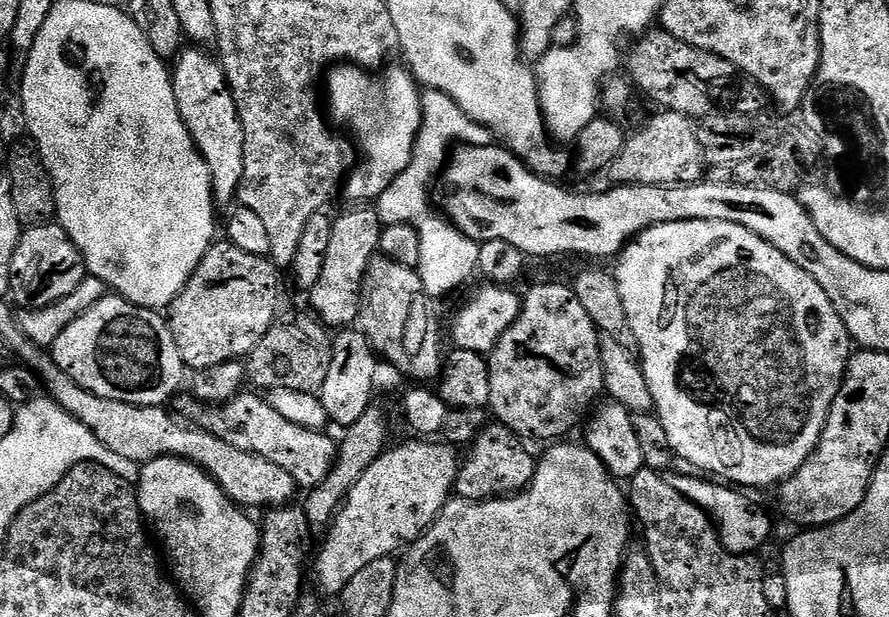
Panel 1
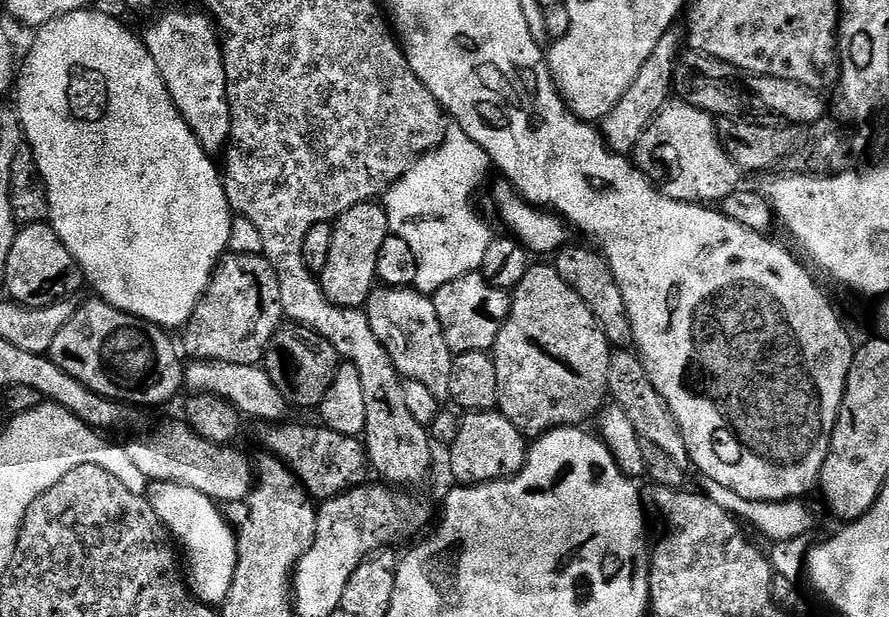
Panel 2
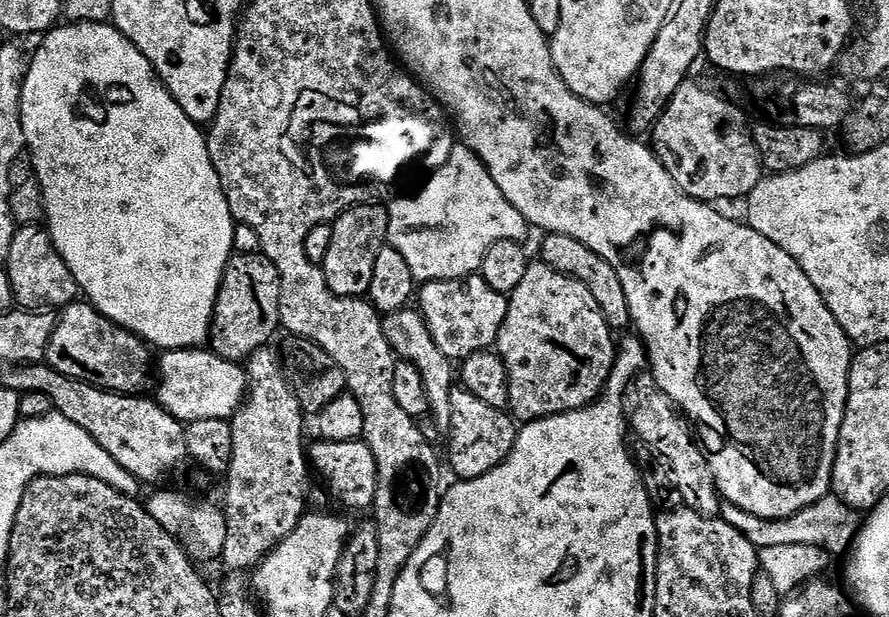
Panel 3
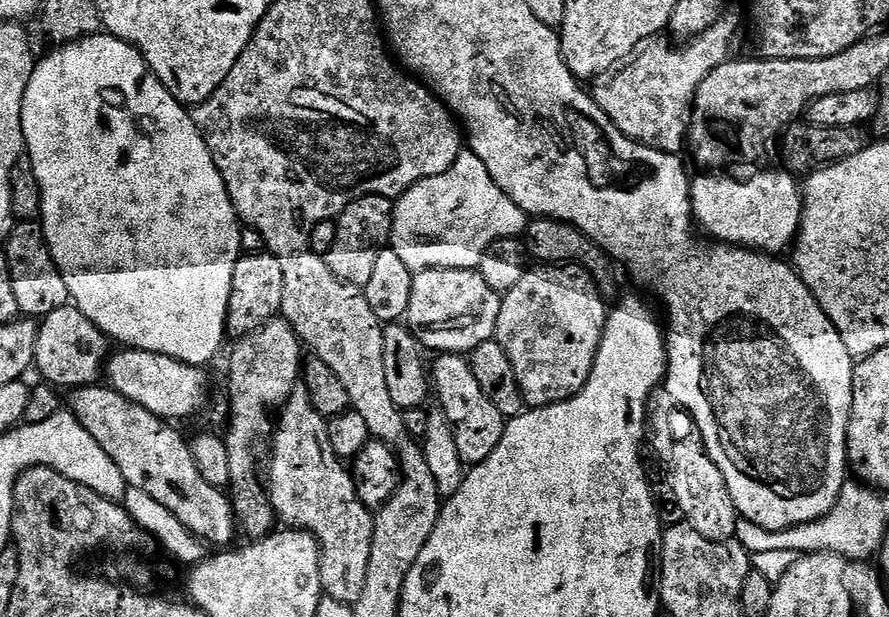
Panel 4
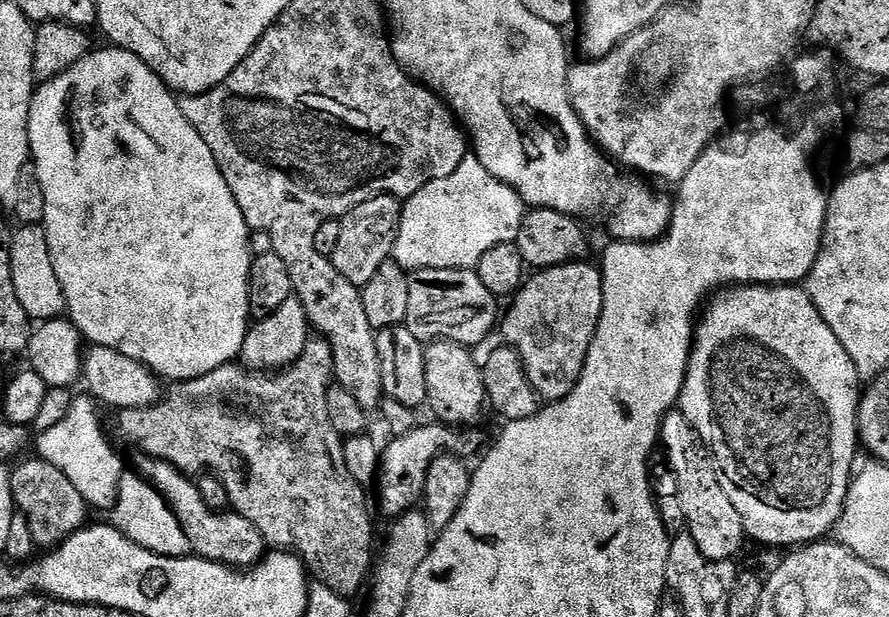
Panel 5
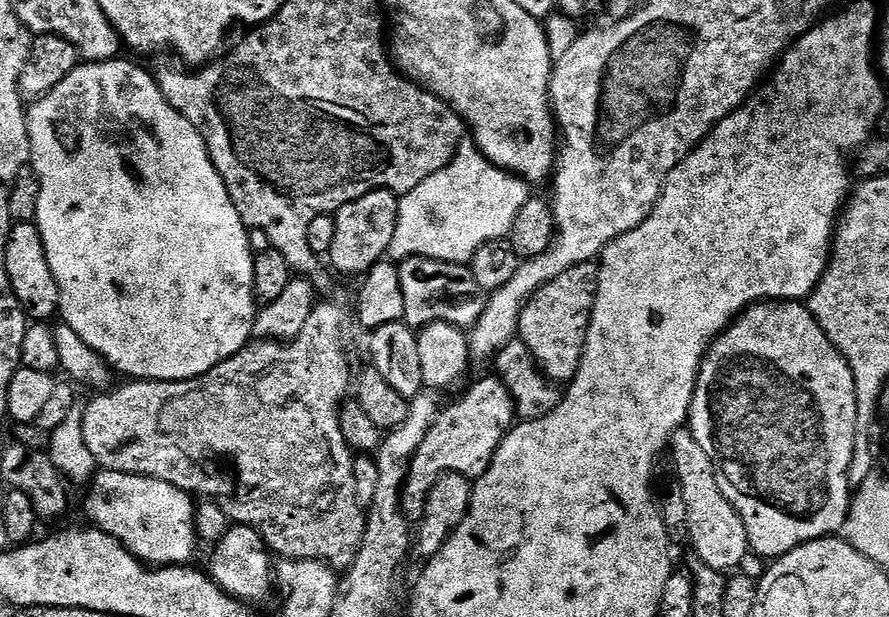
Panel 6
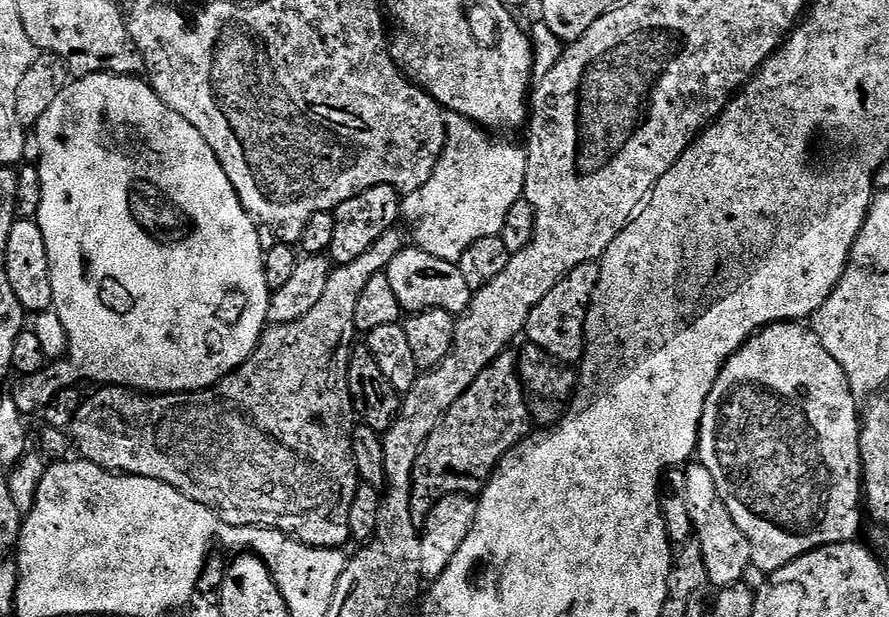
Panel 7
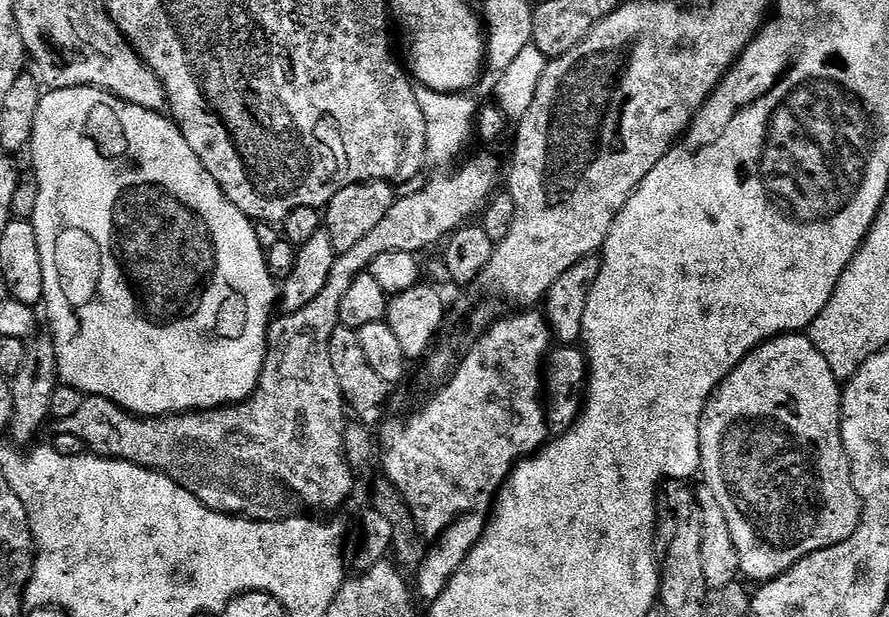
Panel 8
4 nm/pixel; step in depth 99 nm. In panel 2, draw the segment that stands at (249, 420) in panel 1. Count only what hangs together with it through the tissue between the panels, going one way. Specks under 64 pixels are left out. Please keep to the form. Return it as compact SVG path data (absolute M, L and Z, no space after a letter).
M288 423L269 427L272 429L264 436L264 444L268 447L265 449L295 474L313 501L333 500L336 496L343 496L349 488L365 483L364 475L369 475L370 465L367 451L357 437L338 434L315 423L314 425Z

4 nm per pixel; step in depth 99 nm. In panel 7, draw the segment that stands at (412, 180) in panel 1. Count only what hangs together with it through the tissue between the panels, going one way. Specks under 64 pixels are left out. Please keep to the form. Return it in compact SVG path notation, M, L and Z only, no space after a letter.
M455 114L447 117L448 137L444 143L442 154L434 166L434 174L418 190L407 193L402 200L402 220L412 227L415 247L426 254L434 254L434 258L442 258L451 264L457 263L462 254L478 238L490 238L500 235L506 222L506 214L510 214L510 206L521 200L526 186L526 162L528 153L523 147L511 144L508 140L495 140L480 125L465 116Z

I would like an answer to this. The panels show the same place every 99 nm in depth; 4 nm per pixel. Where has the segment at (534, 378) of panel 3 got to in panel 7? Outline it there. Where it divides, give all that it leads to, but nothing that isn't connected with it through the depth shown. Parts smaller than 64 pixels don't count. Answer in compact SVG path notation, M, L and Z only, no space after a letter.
M596 262L579 264L574 270L570 270L570 274L563 276L554 290L550 290L550 294L546 294L546 298L542 298L542 302L538 302L538 306L532 309L524 327L527 343L537 344L563 364L579 365L584 359L588 308L592 305L592 295L598 286L599 277L600 266Z

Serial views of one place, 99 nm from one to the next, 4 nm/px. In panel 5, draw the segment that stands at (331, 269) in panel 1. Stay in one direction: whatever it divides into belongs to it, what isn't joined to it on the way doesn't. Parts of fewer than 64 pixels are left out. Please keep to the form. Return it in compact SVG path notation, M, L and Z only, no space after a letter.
M390 195L372 196L361 204L353 204L352 209L339 219L338 246L334 246L331 262L334 270L346 278L355 288L363 289L374 273L391 257L394 242L400 225L402 204L397 197Z

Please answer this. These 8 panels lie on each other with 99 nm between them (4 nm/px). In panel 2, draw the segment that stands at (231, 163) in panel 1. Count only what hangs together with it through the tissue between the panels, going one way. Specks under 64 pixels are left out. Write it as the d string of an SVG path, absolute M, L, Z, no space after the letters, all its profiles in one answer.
M168 12L142 32L142 39L162 74L162 82L166 82L174 106L205 152L216 158L230 143L232 119L220 34L211 15L200 12Z

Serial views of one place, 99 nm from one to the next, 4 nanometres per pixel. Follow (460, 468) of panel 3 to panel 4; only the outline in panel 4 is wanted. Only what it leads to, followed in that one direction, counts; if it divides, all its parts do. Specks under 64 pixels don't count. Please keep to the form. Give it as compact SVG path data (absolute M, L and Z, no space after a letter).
M440 354L435 360L436 365L433 363L430 368L430 380L434 385L435 399L436 396L440 399L438 408L448 416L452 425L458 454L468 466L486 462L486 458L494 454L498 442L502 442L506 418L491 404L490 398L482 394L482 386L478 386L478 378L474 378L472 365L463 355Z

